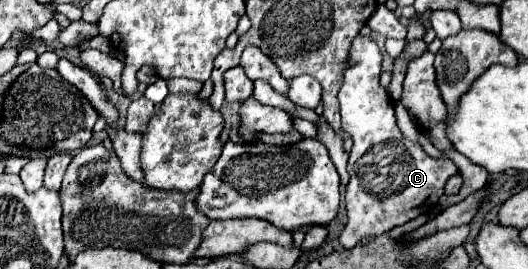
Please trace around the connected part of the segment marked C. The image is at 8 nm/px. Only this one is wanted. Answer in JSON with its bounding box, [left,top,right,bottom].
[338,34,458,248]

